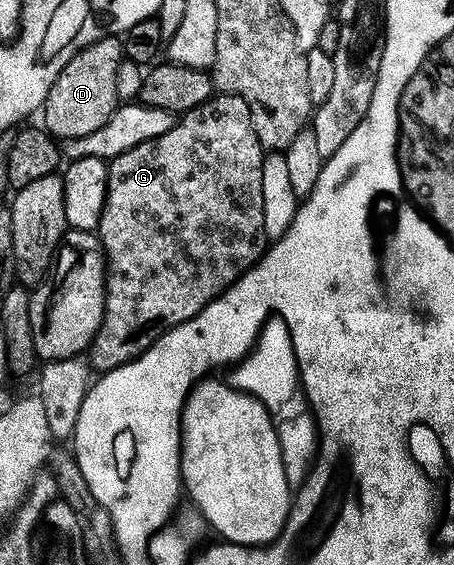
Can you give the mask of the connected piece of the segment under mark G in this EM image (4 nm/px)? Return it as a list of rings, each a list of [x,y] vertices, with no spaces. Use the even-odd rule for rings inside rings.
[[[217,93],[199,108],[182,114],[171,131],[167,131],[153,140],[148,140],[146,143],[139,143],[139,147],[131,147],[131,151],[123,151],[123,155],[112,158],[108,162],[107,199],[103,207],[103,215],[95,230],[107,262],[105,267],[105,310],[99,331],[87,350],[87,360],[98,374],[109,373],[112,369],[119,369],[123,365],[128,365],[130,361],[136,361],[141,354],[146,353],[161,338],[162,333],[167,333],[175,326],[199,315],[199,311],[203,311],[203,307],[210,305],[218,295],[225,292],[230,285],[234,285],[264,254],[267,248],[263,223],[263,163],[266,154],[266,150],[262,149],[259,139],[255,135],[249,104],[242,97]]]

